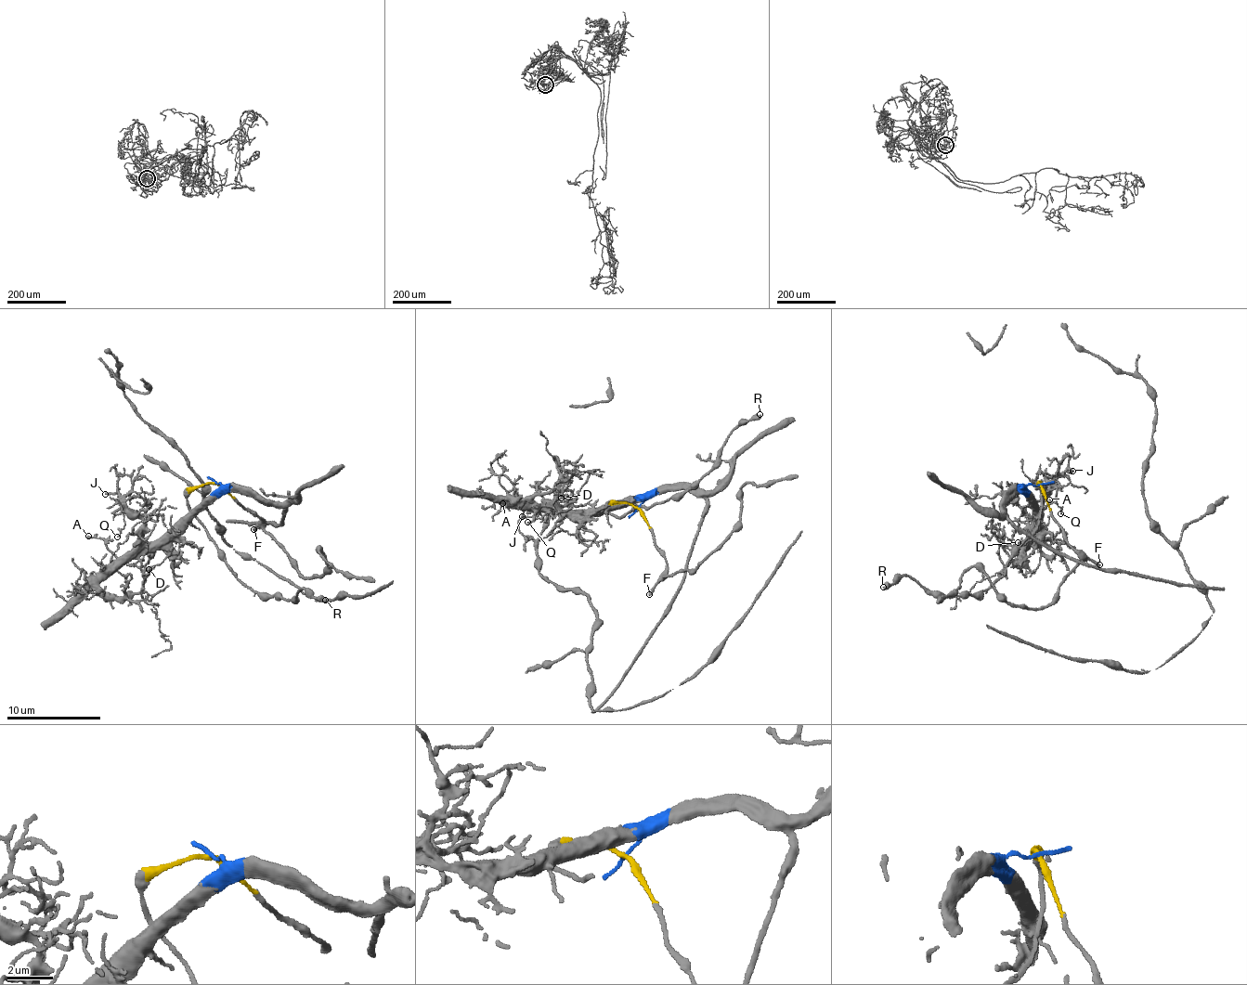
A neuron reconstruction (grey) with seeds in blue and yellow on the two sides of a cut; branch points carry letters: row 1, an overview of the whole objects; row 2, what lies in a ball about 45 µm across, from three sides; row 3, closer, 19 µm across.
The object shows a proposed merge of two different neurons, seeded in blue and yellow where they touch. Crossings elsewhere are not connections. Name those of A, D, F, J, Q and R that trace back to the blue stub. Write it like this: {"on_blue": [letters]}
{"on_blue": ["A", "D", "J", "Q"]}

